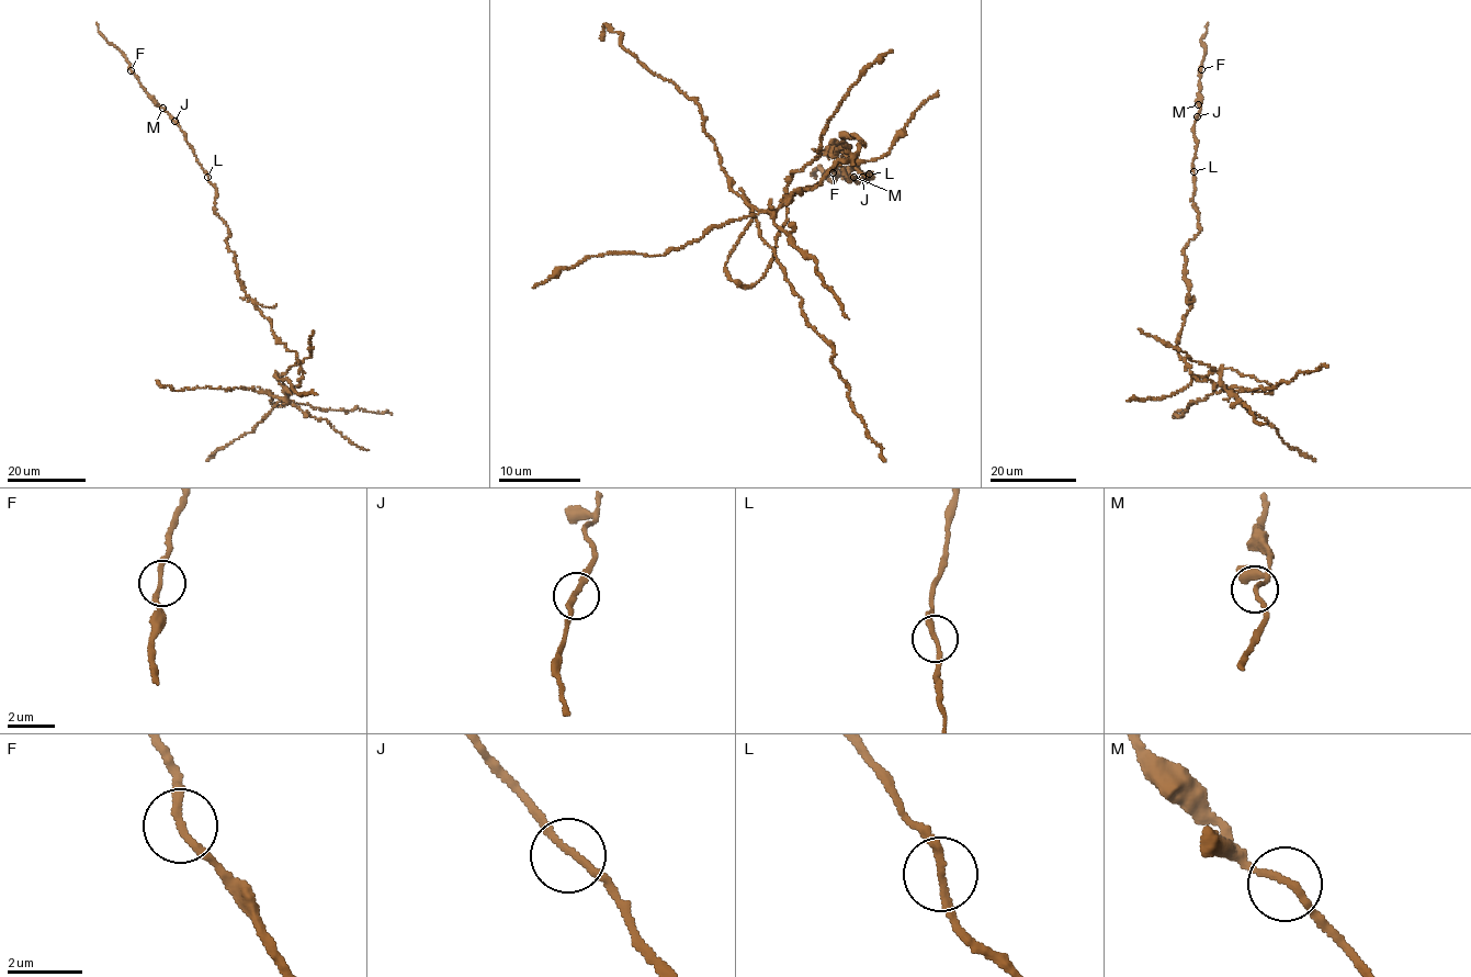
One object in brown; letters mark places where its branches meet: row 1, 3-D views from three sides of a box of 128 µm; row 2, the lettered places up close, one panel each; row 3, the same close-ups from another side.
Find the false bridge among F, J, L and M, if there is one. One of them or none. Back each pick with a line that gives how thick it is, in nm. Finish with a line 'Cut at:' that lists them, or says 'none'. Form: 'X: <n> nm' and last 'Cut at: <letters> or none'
L: 180 nm
Cut at: L

